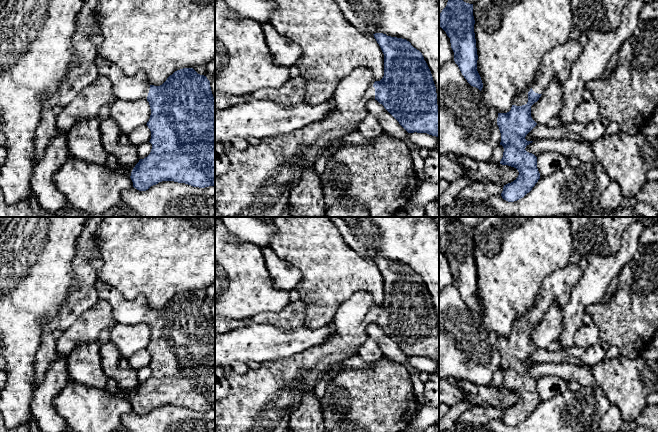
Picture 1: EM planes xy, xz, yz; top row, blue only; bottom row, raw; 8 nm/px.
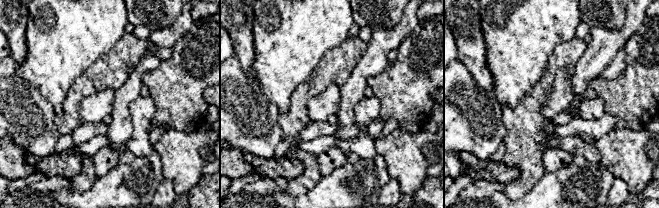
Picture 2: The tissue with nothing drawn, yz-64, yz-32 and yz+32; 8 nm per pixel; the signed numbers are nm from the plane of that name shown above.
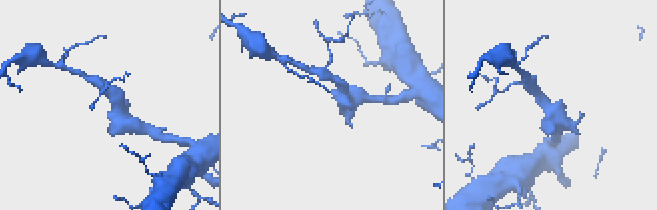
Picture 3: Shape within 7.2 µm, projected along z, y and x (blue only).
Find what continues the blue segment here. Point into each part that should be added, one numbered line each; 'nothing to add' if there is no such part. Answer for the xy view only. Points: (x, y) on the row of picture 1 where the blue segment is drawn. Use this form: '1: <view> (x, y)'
1: xy (125, 87)

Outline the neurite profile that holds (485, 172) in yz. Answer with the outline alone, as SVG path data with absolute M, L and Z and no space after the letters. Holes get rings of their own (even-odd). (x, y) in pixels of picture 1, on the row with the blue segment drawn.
M459 156L459 162L466 169L465 177L470 182L494 183L506 185L519 175L516 168L500 163L479 162L468 156Z

